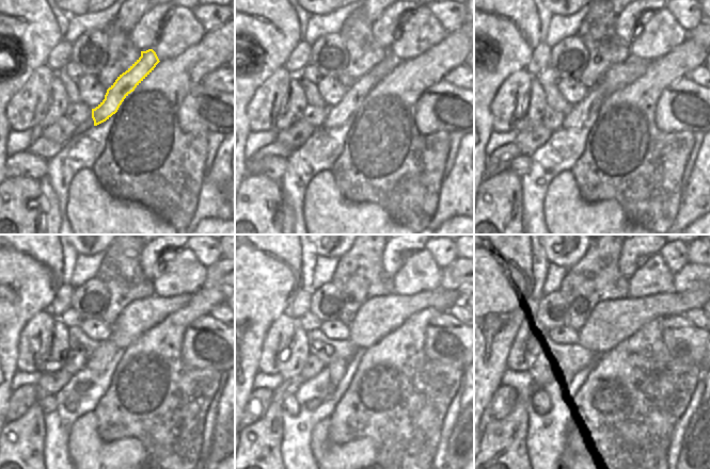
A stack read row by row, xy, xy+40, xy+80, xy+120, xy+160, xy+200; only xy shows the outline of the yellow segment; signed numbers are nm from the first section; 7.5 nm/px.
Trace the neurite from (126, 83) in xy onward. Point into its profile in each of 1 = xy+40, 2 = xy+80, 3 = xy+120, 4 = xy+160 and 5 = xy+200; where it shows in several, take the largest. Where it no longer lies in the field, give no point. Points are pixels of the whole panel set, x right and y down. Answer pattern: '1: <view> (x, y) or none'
1: xy+40 (353, 97)
2: xy+80 (580, 113)
3: xy+120 (100, 358)
4: xy+160 (336, 369)
5: xy+200 (572, 387)

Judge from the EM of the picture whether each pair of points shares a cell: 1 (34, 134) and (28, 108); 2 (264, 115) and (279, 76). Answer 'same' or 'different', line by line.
1: different
2: same

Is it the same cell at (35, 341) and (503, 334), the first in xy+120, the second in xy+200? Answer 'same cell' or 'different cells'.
different cells

